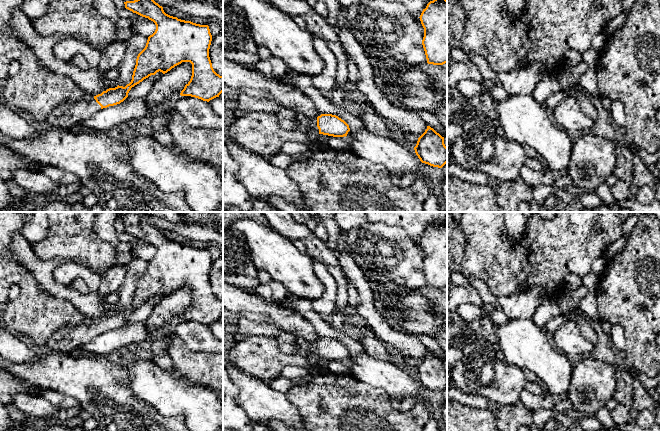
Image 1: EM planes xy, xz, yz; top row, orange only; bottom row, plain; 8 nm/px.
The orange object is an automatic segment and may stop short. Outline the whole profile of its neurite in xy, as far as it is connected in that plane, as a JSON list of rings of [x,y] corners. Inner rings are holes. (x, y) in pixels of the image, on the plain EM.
[[[143,219],[124,228],[126,233],[156,249],[155,256],[148,261],[145,272],[137,280],[131,306],[125,311],[109,312],[90,325],[82,323],[60,328],[47,340],[46,345],[51,351],[71,354],[100,333],[123,326],[131,312],[144,303],[159,295],[165,298],[182,286],[192,288],[192,300],[181,320],[209,326],[223,316],[223,300],[214,295],[209,281],[212,259],[208,249],[170,240],[149,220]]]

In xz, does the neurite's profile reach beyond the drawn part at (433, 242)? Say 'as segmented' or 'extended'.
as segmented

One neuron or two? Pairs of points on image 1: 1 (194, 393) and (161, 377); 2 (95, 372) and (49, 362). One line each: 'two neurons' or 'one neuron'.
1: one neuron
2: one neuron

